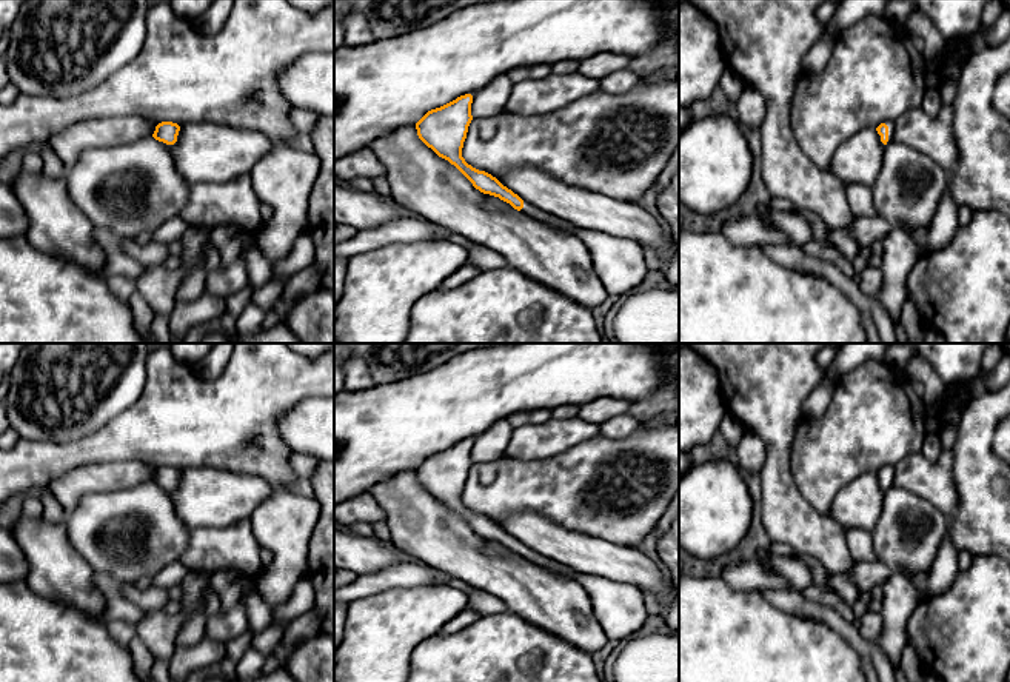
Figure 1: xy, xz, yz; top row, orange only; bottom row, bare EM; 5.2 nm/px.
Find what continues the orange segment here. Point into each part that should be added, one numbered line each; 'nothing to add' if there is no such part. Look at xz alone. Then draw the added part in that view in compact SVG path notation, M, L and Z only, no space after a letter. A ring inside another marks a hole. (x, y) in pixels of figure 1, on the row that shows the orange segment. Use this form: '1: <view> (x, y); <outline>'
1: xz (528, 210); M523 200L523 208L520 209L525 216L539 220L551 228L573 228L568 222L564 222L548 212L543 212L542 209L533 206L530 202Z

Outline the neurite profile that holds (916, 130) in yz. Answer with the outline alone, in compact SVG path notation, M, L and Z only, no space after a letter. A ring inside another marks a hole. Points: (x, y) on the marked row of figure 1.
M922 108L907 111L895 120L893 140L925 154L948 176L956 166L958 154L951 128L938 117L930 117Z

